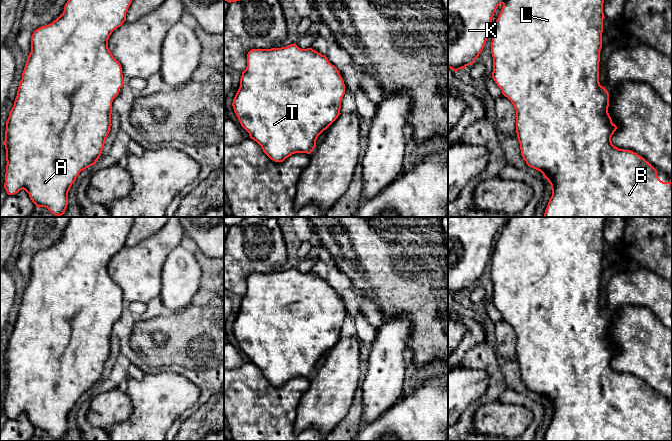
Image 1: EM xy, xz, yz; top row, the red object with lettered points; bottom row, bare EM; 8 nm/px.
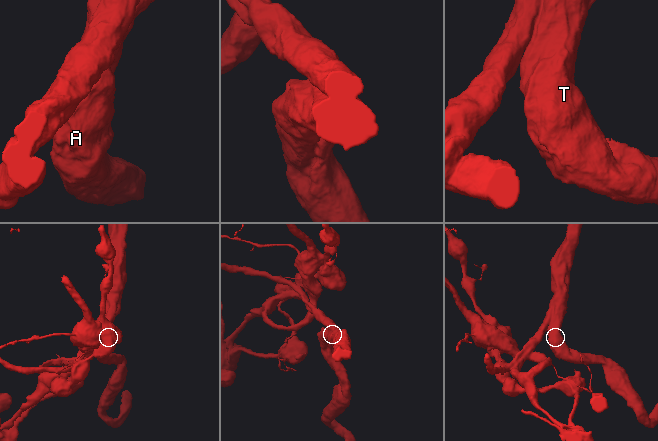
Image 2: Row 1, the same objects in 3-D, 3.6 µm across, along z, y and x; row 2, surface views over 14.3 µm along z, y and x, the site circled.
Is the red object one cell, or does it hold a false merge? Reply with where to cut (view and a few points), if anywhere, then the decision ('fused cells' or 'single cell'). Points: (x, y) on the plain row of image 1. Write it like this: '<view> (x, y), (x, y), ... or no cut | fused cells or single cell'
no cut | single cell

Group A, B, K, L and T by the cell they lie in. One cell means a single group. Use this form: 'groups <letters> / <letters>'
groups A B K L T

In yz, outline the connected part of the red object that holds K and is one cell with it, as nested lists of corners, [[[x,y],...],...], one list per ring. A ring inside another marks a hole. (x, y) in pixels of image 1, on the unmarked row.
[[[448,217],[448,292],[457,296],[472,289],[482,276],[489,256],[492,256],[492,302],[516,334],[516,357],[521,379],[526,388],[540,395],[551,409],[552,420],[544,441],[672,441],[672,407],[661,405],[657,394],[643,381],[631,374],[619,373],[611,365],[617,350],[608,337],[609,317],[599,306],[605,220],[606,217]],[[500,228],[503,231],[493,251],[492,242]]]

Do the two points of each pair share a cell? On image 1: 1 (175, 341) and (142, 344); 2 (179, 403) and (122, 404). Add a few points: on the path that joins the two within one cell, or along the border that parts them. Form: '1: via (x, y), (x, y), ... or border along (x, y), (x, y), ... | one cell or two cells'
1: via (167, 346), (156, 349), (150, 344) | one cell
2: border along (124, 392), (132, 405), (132, 413), (117, 423) | two cells

